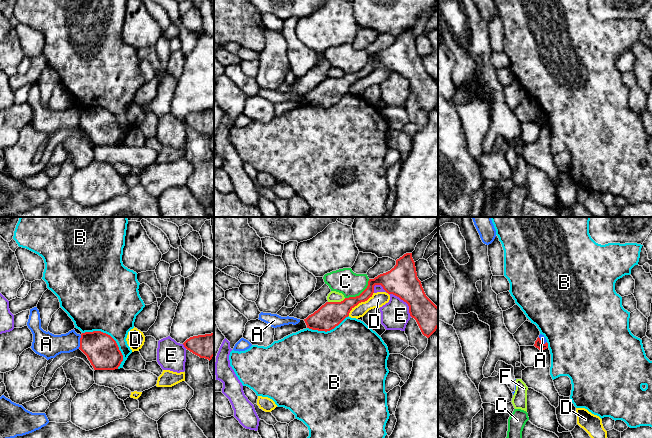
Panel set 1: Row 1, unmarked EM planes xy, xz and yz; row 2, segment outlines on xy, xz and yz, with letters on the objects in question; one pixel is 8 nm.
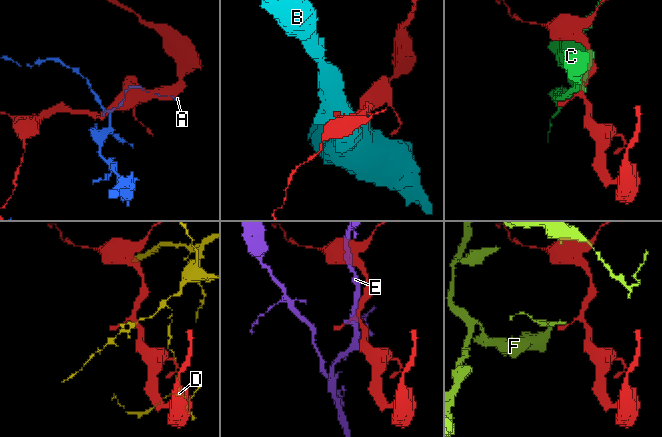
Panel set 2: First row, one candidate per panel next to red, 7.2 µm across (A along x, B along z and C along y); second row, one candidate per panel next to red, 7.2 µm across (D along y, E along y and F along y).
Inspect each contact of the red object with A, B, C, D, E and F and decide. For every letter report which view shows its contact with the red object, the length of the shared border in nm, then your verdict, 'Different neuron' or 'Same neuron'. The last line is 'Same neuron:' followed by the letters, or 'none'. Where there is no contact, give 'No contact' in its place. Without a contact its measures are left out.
A: Touches red in xy. Shared border 110 nm. Different neuron
B: Touches red in xy. Shared border 420 nm. Different neuron
C: Touches red in xz. Shared border 260 nm. Different neuron
D: Touches red in xz. Shared border 280 nm. Different neuron
E: Touches red in xz. Shared border 260 nm. Different neuron
F: Touches red in xz. Shared border 150 nm. Different neuron
Same neuron: none

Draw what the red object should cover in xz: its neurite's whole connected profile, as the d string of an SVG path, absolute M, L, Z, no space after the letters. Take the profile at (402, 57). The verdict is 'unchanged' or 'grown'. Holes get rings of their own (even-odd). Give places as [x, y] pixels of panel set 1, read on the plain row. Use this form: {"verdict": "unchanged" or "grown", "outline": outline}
{"verdict": "unchanged", "outline": "M406 29L397 35L390 47L369 55L367 64L359 72L345 74L341 78L326 78L304 95L307 104L325 108L334 105L349 92L355 82L372 73L375 61L381 61L388 70L393 70L408 80L410 92L416 96L424 112L429 114L436 107L438 83L424 68L417 53L412 29Z"}

